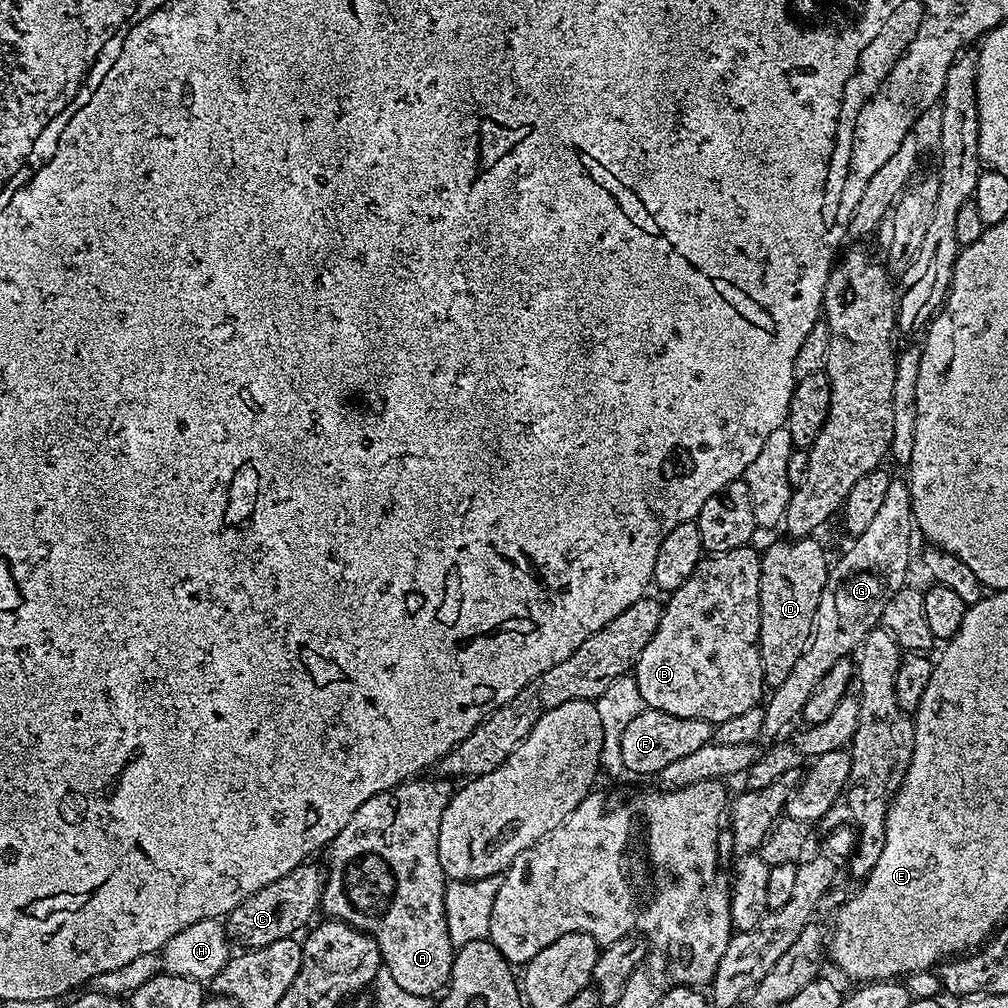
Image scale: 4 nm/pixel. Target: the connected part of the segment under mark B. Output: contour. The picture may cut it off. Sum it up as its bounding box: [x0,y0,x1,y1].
[634,546,766,726]

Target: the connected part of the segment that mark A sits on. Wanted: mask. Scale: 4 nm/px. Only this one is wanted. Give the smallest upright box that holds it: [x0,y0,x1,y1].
[322,778,454,998]

